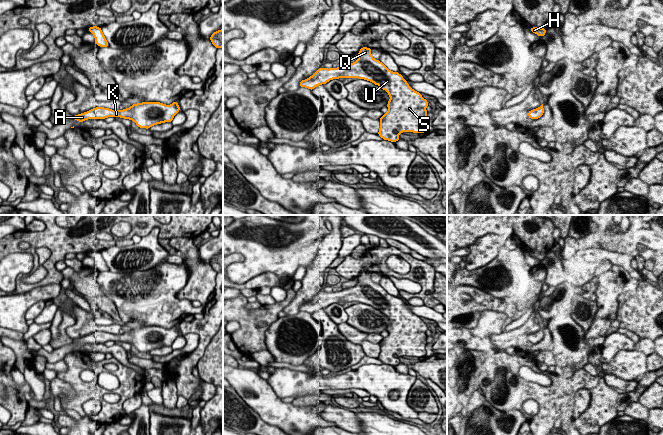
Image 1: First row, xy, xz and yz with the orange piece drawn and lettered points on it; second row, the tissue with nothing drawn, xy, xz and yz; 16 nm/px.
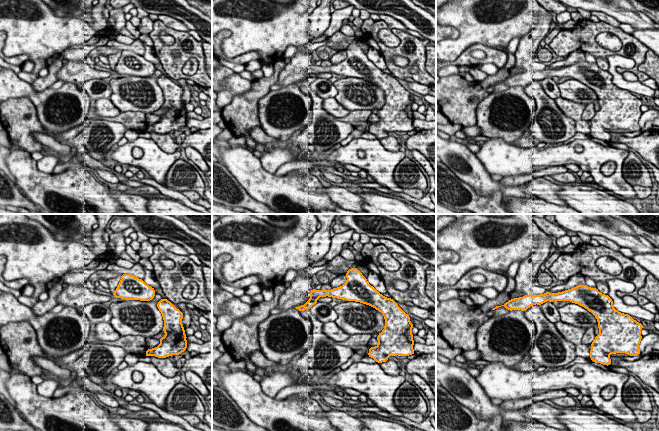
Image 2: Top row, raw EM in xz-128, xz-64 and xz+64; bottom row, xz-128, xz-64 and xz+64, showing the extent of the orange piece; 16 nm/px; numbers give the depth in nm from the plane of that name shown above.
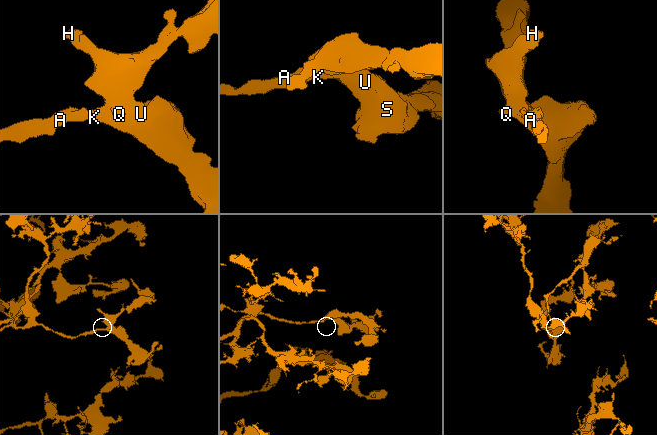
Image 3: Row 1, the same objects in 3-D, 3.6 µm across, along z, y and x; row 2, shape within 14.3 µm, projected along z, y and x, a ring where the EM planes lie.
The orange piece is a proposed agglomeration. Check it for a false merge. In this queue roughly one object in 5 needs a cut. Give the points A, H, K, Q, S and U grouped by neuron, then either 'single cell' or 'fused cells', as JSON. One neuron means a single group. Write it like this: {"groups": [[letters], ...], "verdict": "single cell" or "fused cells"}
{"groups": [["A", "H", "K", "Q", "S", "U"]], "verdict": "single cell"}

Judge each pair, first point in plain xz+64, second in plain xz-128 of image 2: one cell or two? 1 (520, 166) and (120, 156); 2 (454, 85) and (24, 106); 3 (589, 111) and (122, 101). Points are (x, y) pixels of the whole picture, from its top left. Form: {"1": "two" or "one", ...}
{"1": "one", "2": "one", "3": "two"}

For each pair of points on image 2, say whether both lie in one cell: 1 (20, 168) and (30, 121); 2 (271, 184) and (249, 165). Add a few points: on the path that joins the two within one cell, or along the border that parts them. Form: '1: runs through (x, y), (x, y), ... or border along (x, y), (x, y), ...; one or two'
1: border along (13, 146), (22, 148), (30, 153); two
2: runs through (266, 182), (254, 170); one

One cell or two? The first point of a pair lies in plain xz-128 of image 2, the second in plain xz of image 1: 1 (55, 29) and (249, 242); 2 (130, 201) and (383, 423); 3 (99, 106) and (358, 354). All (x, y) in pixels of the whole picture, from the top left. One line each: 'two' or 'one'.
1: one
2: two
3: two

